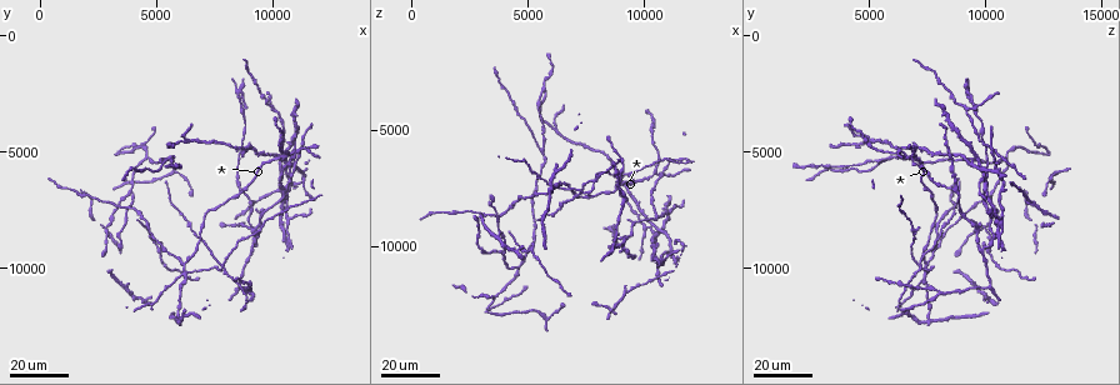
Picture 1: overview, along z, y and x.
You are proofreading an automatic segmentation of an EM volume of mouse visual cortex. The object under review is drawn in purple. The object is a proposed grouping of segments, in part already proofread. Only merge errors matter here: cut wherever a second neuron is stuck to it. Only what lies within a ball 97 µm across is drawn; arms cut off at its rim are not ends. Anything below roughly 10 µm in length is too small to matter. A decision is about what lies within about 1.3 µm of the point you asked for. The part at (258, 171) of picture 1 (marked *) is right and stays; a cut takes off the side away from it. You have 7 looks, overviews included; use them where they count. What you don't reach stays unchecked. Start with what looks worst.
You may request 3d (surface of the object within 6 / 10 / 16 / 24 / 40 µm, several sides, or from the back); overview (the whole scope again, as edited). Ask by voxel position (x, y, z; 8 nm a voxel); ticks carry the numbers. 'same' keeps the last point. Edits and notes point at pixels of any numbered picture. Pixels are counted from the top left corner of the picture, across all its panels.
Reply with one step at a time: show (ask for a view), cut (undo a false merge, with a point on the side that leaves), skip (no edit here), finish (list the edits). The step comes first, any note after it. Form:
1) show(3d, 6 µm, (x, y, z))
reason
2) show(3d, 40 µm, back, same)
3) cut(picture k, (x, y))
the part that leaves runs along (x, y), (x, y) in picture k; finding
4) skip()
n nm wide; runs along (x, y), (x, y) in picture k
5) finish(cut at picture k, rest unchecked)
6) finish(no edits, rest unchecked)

show(3d, 24 µm, (3900, 6700, 10300))
two arms in line, one across

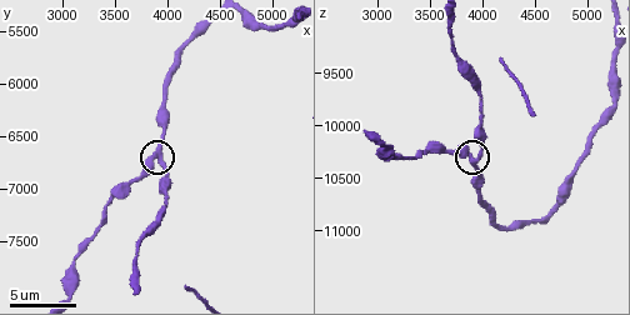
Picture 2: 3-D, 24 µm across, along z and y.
show(3d, 6 µm, (3880, 6660, 10340))

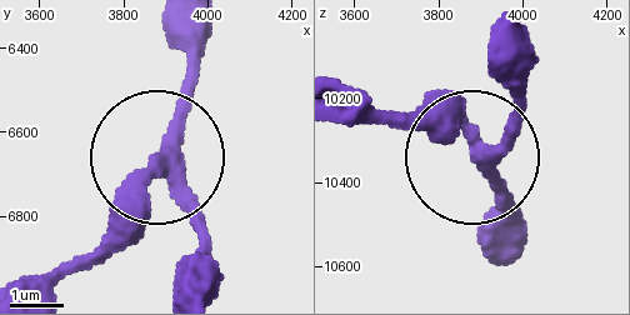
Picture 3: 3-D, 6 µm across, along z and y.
skip()
280 nm wide; one neuron here

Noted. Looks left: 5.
show(3d, 16 µm, (6100, 4500, 5000))

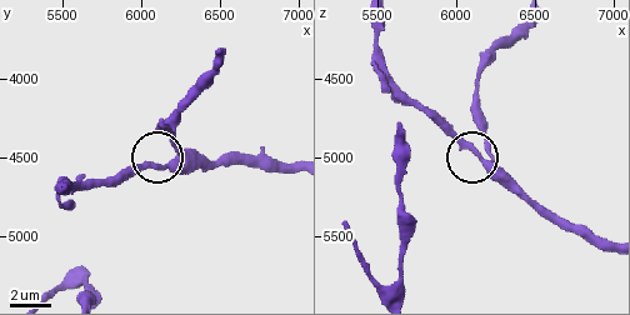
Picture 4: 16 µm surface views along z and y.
show(3d, 10 µm, same)

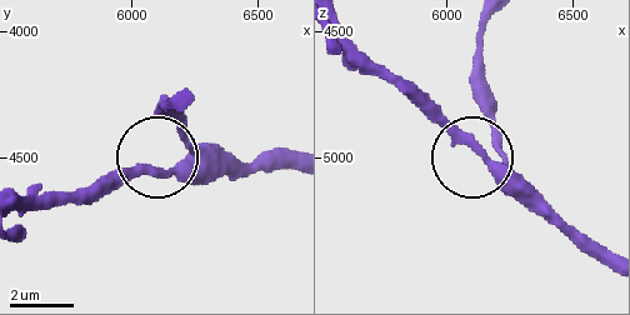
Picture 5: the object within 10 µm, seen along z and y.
show(3d, 10 µm, back, (6230, 4460, 5020))

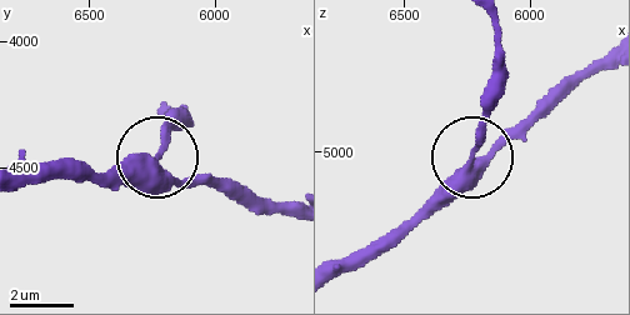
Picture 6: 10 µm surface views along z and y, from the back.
skip()
310 nm wide; runs along (341, 274), (365, 260), (461, 163), (486, 101) in picture 6; continuous, no second neuron

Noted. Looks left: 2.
show(3d, 24 µm, (5900, 5900, 13200))
side arm on a straight run

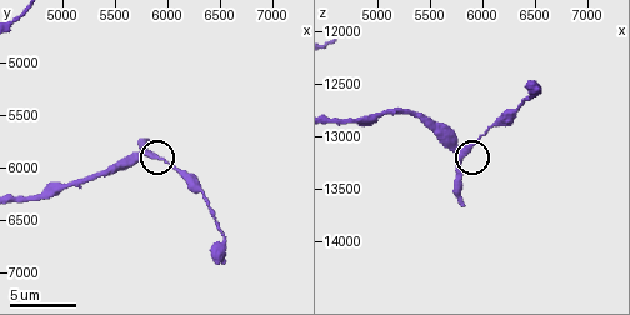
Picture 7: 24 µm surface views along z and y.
show(3d, 10 µm, (5860, 5860, 13100))
closer look

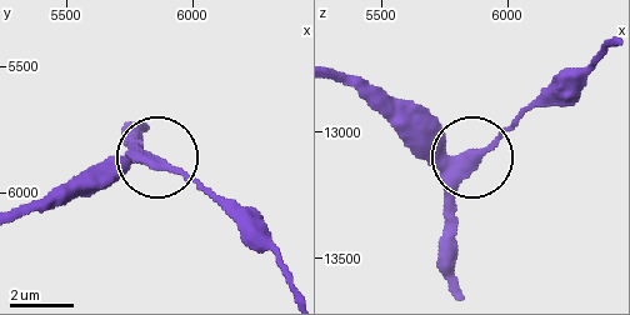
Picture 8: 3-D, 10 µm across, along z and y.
skip()
runs along (26, 213), (108, 184), (148, 154), (225, 208) in picture 8; all the same neuron

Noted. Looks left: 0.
finish(no edits, rest unchecked)

